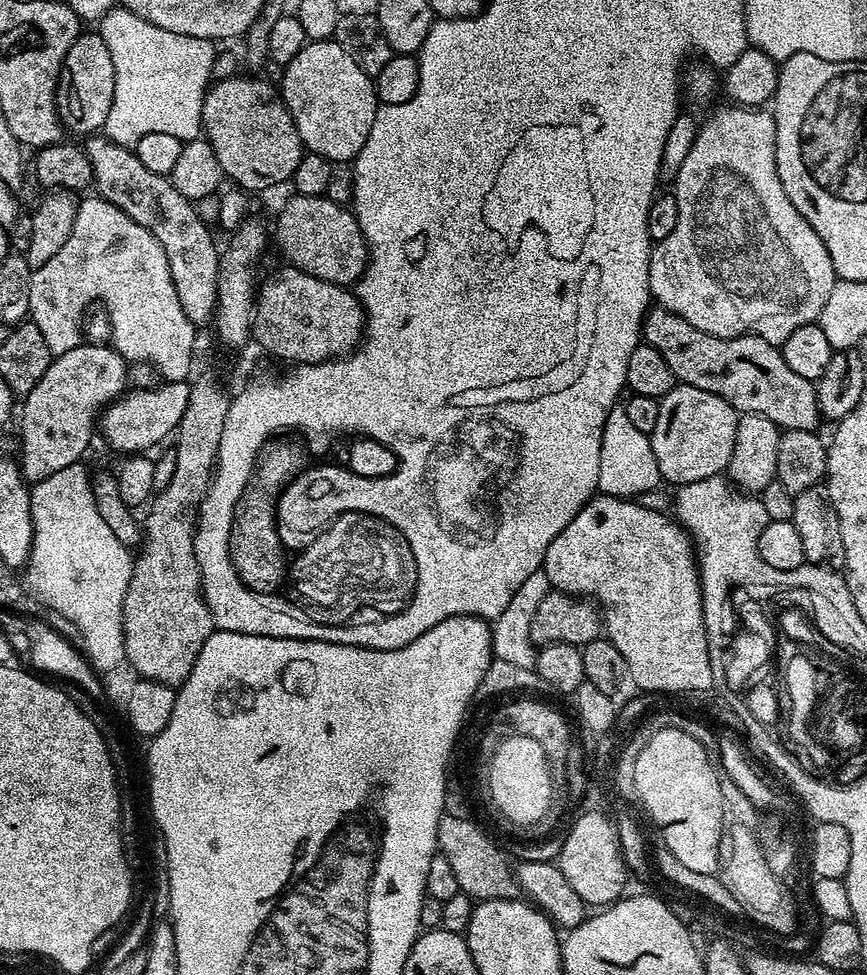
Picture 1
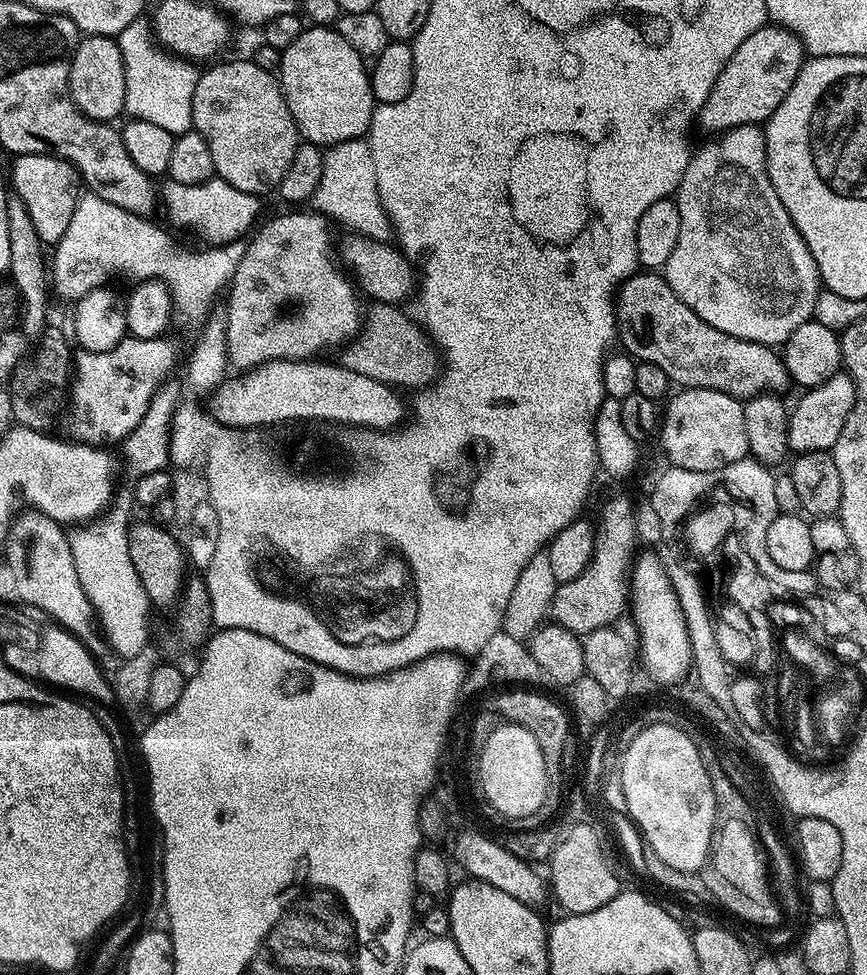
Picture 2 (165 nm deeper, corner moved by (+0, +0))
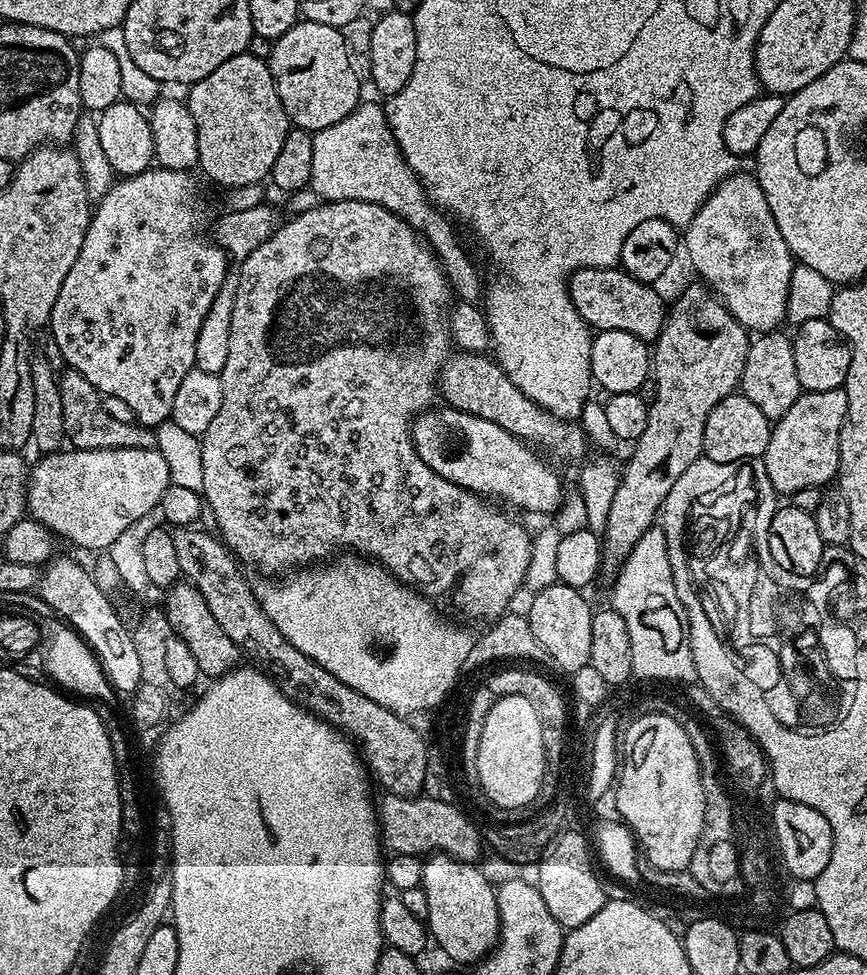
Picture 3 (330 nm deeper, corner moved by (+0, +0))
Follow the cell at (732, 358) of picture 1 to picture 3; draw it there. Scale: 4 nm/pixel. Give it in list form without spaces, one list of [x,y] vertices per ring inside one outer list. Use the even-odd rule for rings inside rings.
[[[619,267],[580,268],[568,277],[568,294],[589,329],[626,330],[645,342],[655,341],[664,328],[666,304],[651,283],[634,278]]]

